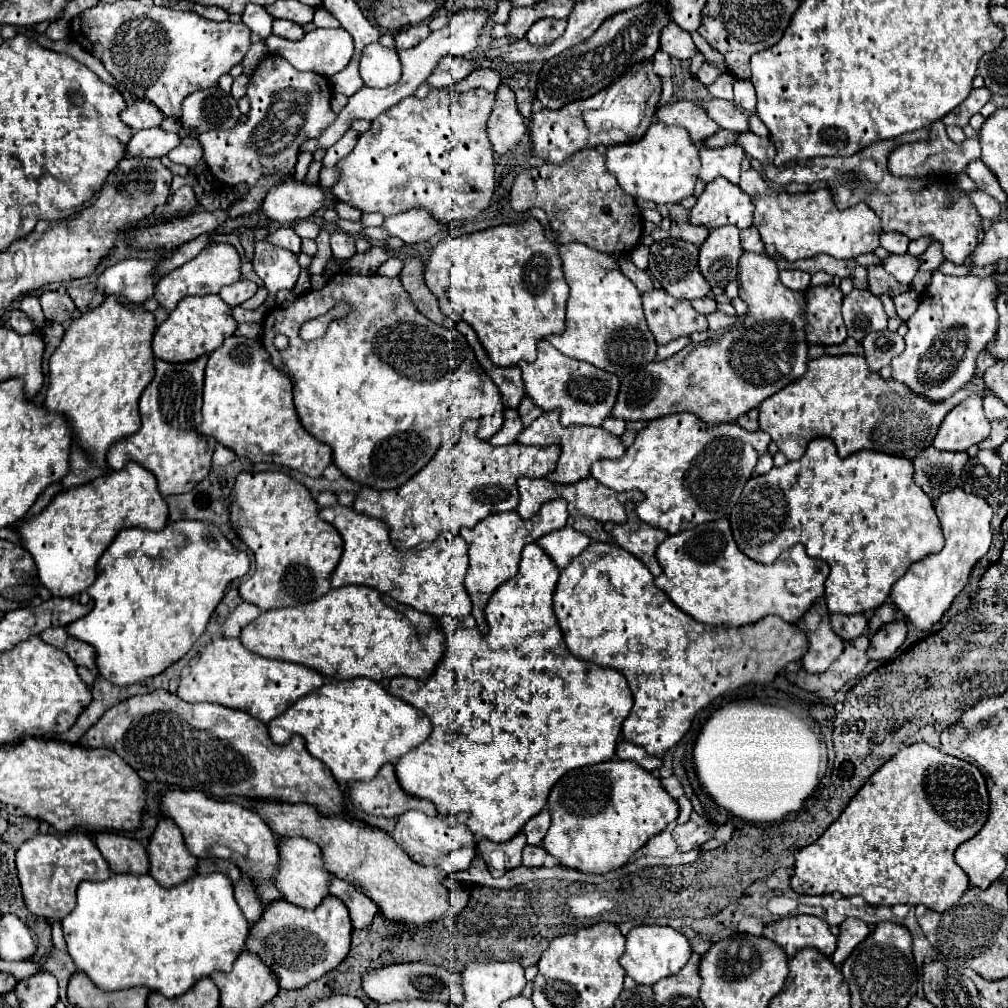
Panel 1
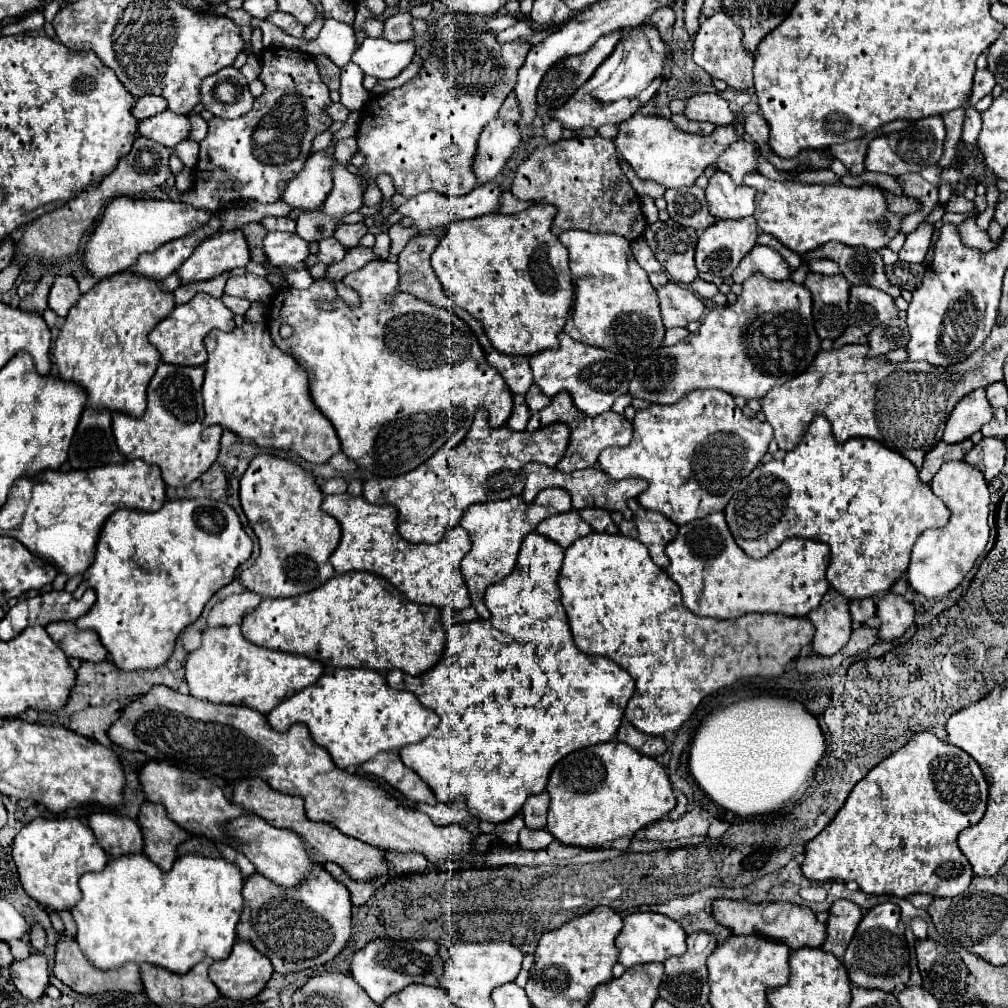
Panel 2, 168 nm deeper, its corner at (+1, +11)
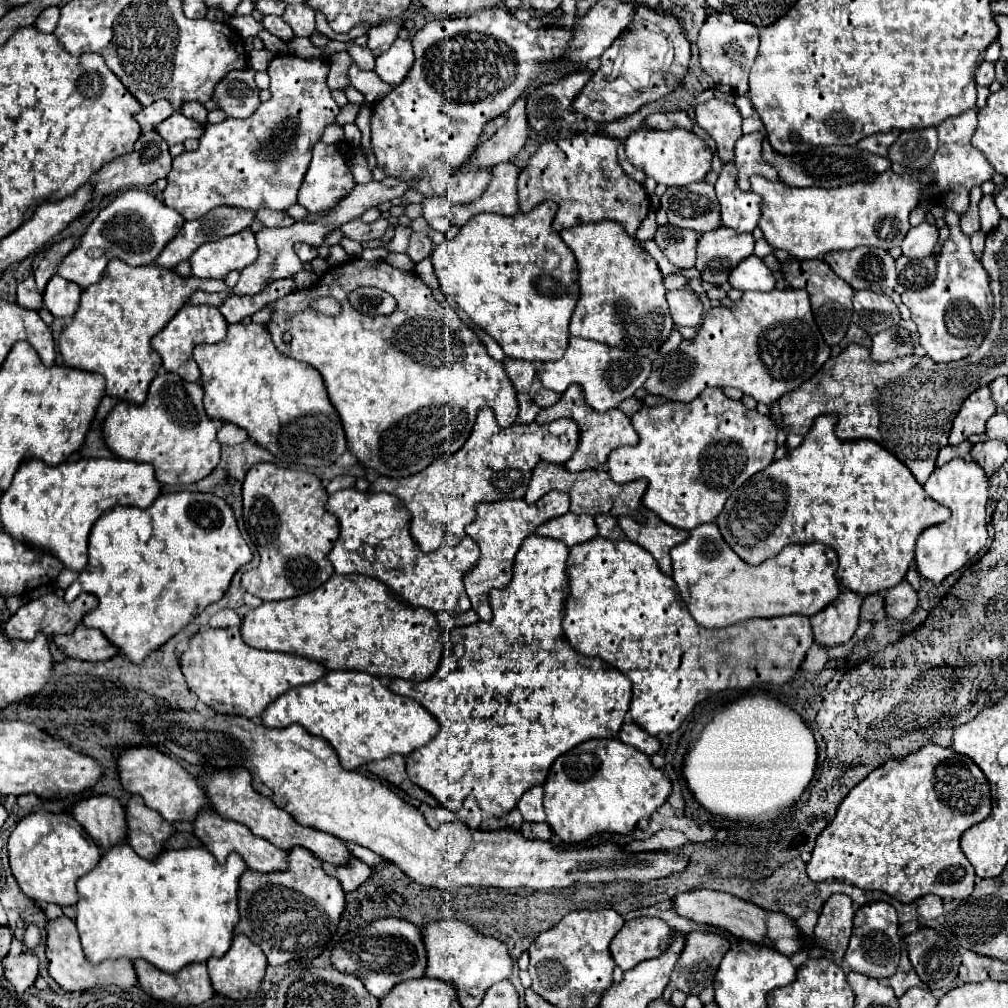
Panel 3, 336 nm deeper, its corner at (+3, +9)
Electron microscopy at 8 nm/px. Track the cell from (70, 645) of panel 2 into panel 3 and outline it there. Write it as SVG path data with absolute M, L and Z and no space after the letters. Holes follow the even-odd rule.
M83 623L77 625L75 633L55 635L53 639L67 657L83 661L105 661L119 653L119 649L111 645L105 635L101 635L97 629L87 629Z

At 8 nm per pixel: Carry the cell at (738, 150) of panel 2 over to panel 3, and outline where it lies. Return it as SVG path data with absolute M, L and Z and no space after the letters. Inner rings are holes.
M757 131L751 135L743 135L735 145L735 165L737 165L737 183L743 191L751 191L749 177L763 175L769 181L779 181L777 171L763 161L761 141L765 139L765 131Z

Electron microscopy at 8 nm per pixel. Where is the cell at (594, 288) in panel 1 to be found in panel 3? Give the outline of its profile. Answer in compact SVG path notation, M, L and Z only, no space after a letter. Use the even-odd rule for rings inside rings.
M599 221L563 229L561 239L573 249L579 263L581 297L571 317L571 335L593 339L633 355L653 355L673 331L665 299L663 273L641 243L615 221Z

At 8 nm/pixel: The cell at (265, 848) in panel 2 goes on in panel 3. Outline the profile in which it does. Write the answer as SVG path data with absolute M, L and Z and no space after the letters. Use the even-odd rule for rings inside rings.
M205 805L195 821L193 821L193 827L195 827L195 835L201 839L201 843L217 857L217 861L225 861L225 857L229 853L239 853L247 867L253 869L253 871L259 871L259 873L271 873L271 871L283 871L287 867L287 851L283 849L277 849L275 845L271 845L269 841L261 839L261 837L255 837L245 825L237 823L237 821L229 821L229 819L223 819L215 813L215 809L211 805Z

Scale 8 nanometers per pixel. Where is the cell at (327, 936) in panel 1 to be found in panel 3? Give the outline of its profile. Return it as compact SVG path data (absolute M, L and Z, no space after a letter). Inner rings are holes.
M301 847L291 849L287 855L287 863L289 863L289 867L285 871L257 873L257 871L247 869L239 877L239 915L241 915L241 919L235 925L235 935L243 933L255 945L259 945L261 951L265 953L269 965L281 965L281 963L295 961L295 959L317 957L325 949L329 939L333 937L337 923L341 919L341 913L343 913L343 905L345 905L345 893L343 893L339 881L329 877L321 869L321 861L317 861L317 857L313 857L313 853L309 853L307 849L301 849Z

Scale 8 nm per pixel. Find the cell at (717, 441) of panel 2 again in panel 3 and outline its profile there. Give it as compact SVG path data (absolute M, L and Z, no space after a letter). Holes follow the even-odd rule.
M713 387L705 389L705 393L701 393L691 403L669 401L655 407L643 405L643 409L635 413L631 421L639 435L639 443L635 447L615 449L607 459L607 471L617 483L629 483L641 477L647 479L649 487L643 495L643 505L677 529L691 531L703 523L715 521L727 497L751 475L769 467L777 451L777 429L771 417L745 409L741 401L733 401L721 389Z

